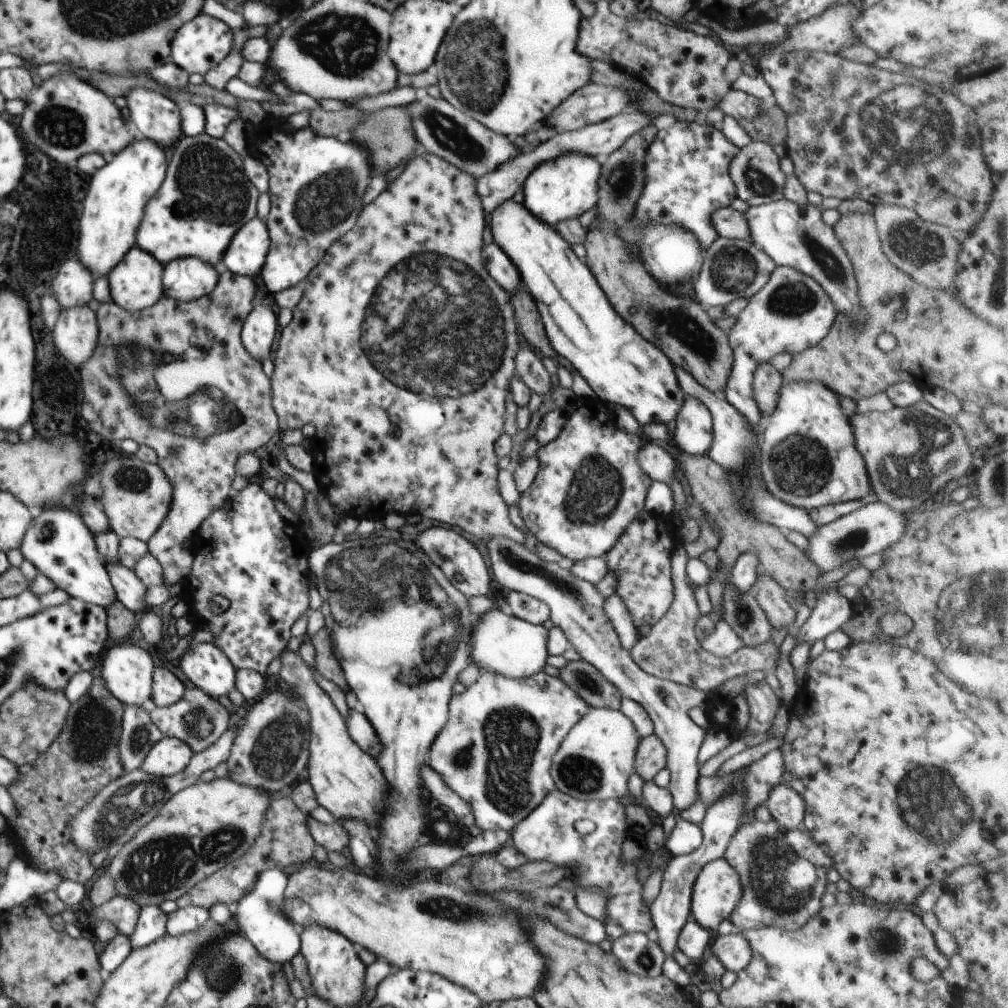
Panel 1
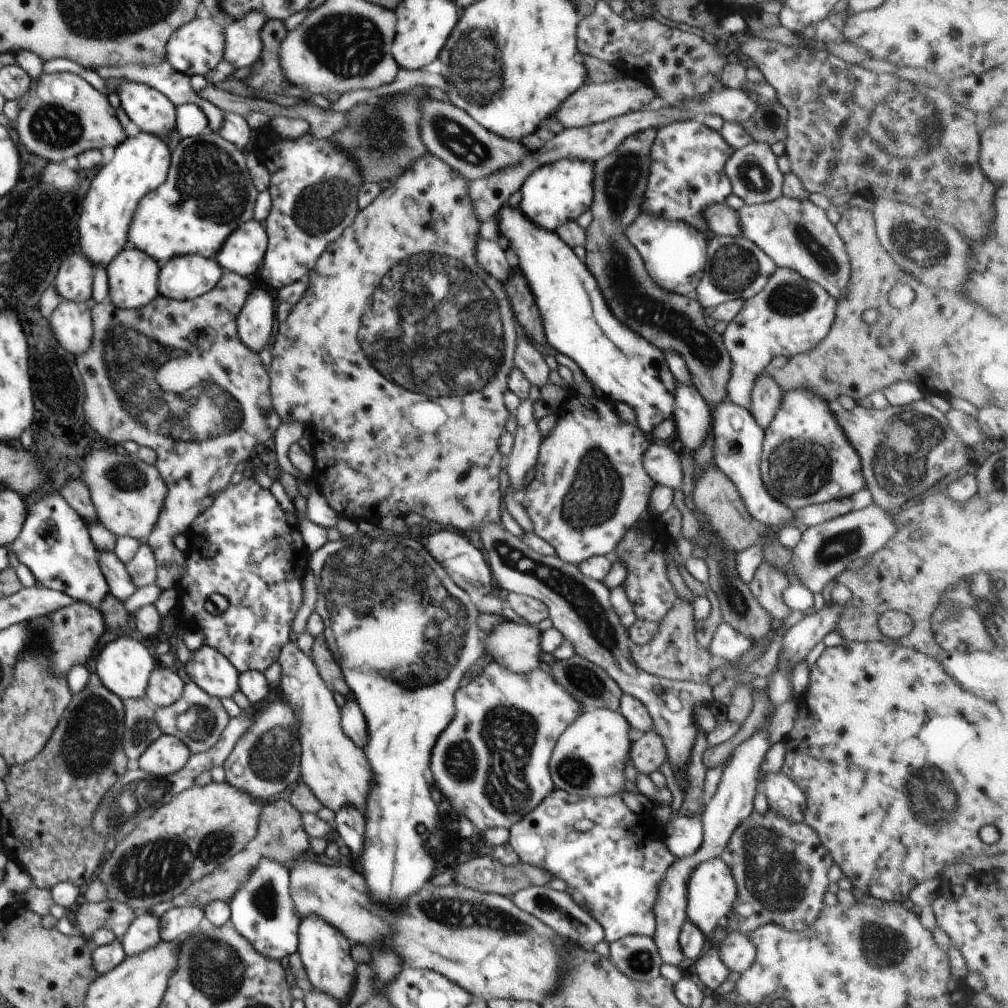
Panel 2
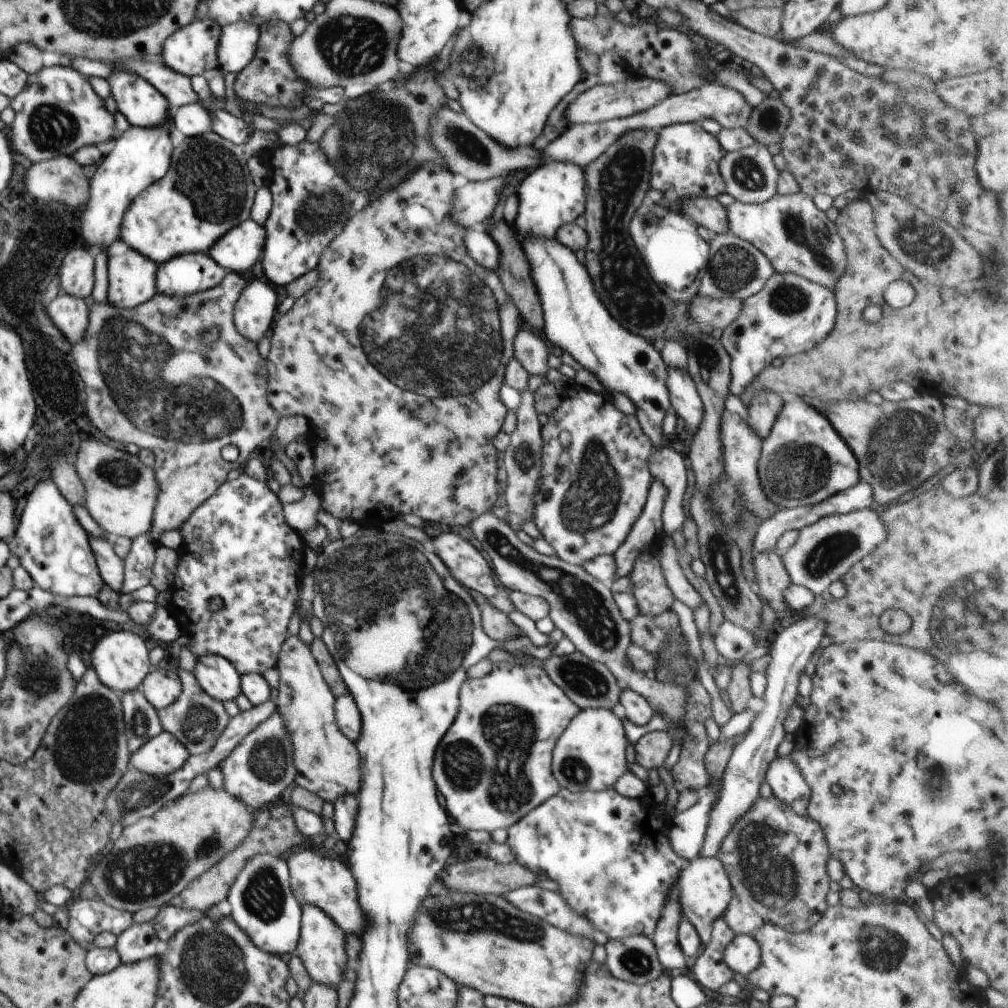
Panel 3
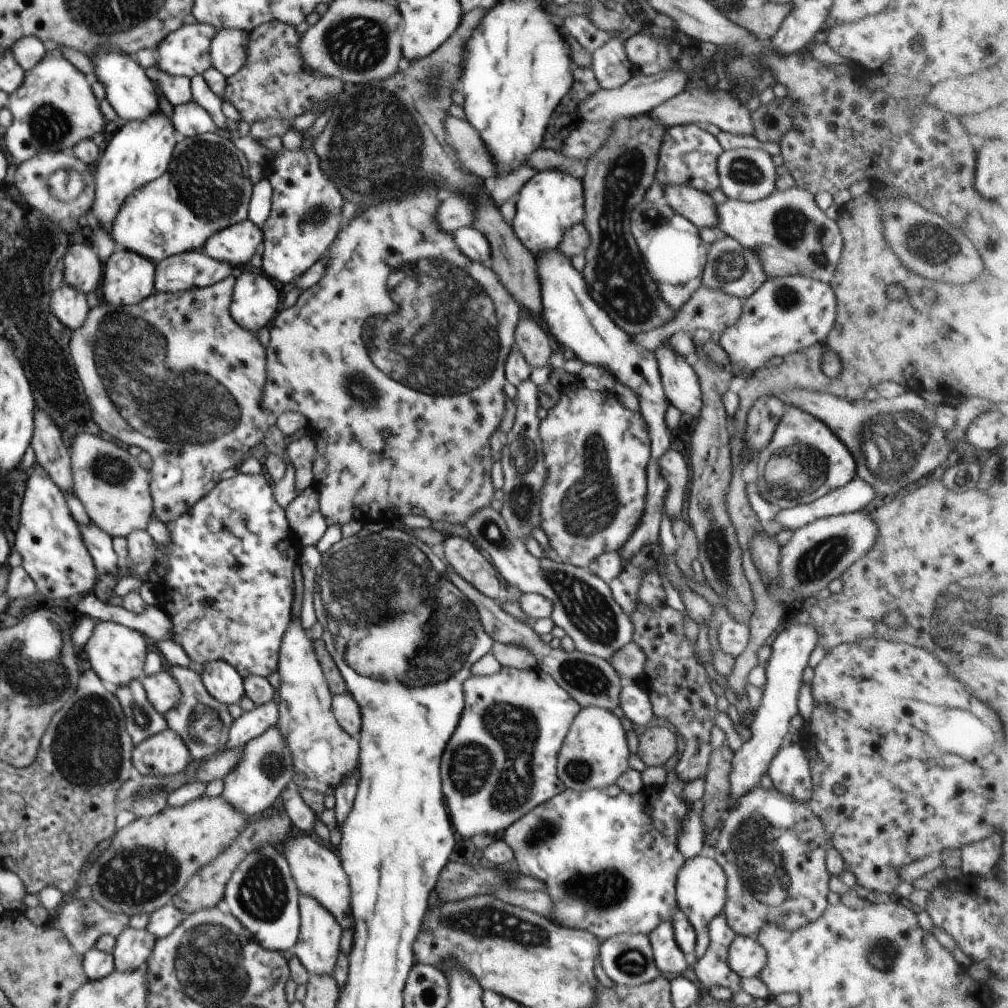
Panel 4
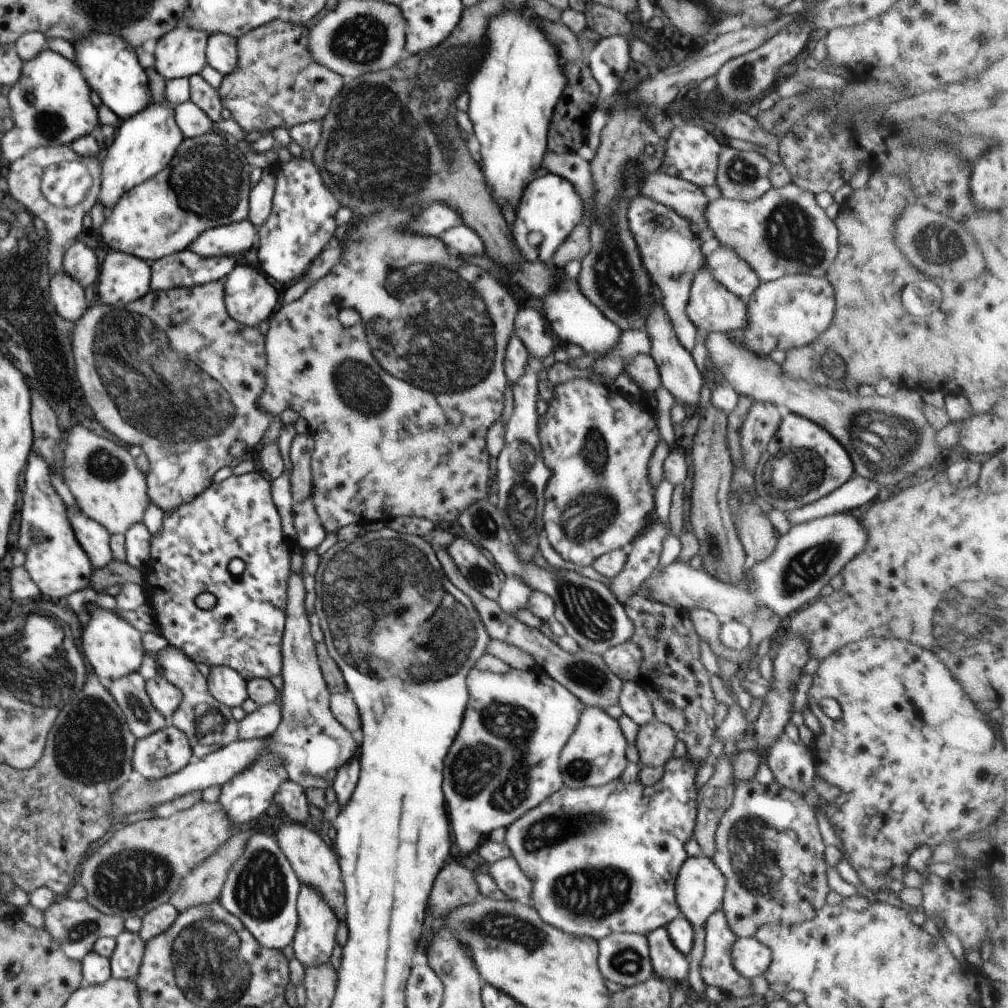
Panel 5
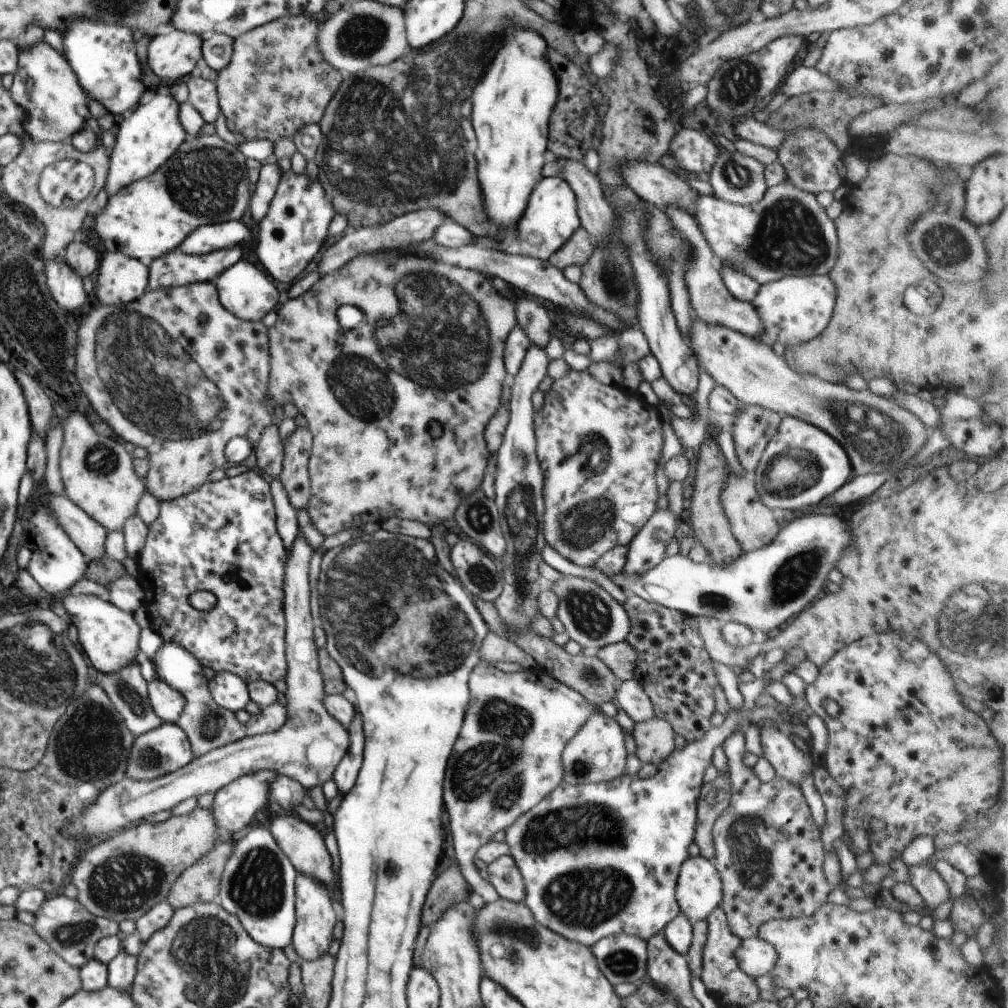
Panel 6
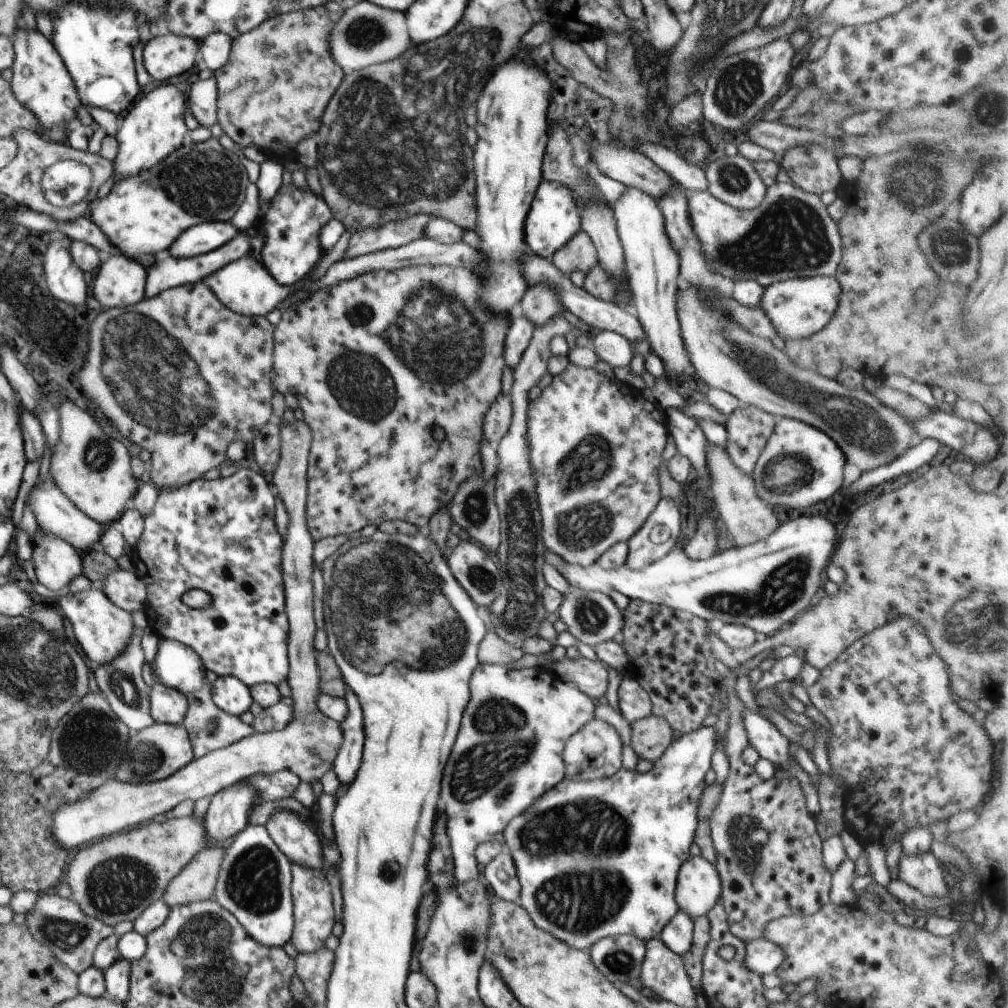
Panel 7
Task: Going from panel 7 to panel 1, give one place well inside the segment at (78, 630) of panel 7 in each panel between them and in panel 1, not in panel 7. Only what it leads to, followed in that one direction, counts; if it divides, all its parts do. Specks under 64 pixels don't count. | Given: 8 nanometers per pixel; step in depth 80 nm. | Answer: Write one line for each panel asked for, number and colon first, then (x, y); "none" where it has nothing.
1: (127, 670)
2: (124, 665)
3: (120, 659)
4: (116, 653)
5: (114, 648)
6: (109, 636)

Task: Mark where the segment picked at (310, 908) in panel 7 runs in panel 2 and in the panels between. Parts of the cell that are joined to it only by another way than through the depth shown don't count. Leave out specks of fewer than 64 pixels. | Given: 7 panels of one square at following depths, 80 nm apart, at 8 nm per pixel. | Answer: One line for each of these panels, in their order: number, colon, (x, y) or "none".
2: (325, 954)
3: (321, 942)
4: (318, 945)
5: (315, 938)
6: (315, 918)

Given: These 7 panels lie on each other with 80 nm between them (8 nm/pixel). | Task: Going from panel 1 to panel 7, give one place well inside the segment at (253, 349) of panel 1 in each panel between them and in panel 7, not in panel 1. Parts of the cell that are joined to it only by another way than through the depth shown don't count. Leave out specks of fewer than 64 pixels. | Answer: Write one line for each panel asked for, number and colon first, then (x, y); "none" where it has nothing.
2: (255, 321)
3: (254, 312)
4: (255, 298)
5: (250, 296)
6: (246, 292)
7: (244, 286)

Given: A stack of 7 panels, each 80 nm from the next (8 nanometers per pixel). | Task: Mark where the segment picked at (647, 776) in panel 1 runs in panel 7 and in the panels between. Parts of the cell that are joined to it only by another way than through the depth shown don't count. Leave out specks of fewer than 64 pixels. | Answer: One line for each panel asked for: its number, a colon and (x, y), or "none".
2: (649, 753)
3: (651, 750)
4: (657, 745)
5: (655, 742)
6: (654, 739)
7: (651, 736)

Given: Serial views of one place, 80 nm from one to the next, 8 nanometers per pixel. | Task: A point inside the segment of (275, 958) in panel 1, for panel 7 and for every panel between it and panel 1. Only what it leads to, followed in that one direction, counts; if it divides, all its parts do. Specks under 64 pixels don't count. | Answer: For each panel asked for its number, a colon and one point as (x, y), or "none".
2: (262, 910)
3: (262, 904)
4: (261, 894)
5: (261, 889)
6: (258, 883)
7: (254, 883)

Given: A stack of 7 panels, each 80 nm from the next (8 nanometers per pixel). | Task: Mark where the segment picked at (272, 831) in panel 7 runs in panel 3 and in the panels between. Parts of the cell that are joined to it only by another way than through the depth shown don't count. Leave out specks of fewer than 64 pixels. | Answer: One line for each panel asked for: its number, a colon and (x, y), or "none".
3: (315, 879)
4: (318, 872)
5: (316, 865)
6: (304, 846)

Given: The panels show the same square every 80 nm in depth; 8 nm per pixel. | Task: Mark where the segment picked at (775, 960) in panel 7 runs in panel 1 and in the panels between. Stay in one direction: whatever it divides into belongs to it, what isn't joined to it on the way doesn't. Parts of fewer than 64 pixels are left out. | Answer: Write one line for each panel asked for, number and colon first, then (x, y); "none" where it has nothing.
1: (733, 950)
2: (738, 953)
3: (742, 954)
4: (746, 956)
5: (750, 957)
6: (756, 957)

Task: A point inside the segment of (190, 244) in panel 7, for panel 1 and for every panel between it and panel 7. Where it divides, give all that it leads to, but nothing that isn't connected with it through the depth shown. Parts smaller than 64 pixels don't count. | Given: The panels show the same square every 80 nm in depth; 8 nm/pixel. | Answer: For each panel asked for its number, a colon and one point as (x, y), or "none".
1: (247, 252)
2: (242, 252)
3: (238, 250)
4: (236, 244)
5: (229, 240)
6: (206, 239)

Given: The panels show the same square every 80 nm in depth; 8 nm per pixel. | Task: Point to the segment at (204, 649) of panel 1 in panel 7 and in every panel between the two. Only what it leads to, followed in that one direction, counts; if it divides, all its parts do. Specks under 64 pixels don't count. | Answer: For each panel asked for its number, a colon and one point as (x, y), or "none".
2: (213, 673)
3: (217, 676)
4: (221, 680)
5: (227, 686)
6: (228, 690)
7: (229, 693)

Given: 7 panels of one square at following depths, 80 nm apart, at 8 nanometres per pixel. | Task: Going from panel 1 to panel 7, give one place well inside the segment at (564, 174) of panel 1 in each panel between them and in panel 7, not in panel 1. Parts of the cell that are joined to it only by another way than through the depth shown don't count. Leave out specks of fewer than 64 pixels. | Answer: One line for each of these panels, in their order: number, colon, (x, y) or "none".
2: (556, 193)
3: (552, 195)
4: (552, 201)
5: (550, 207)
6: (550, 218)
7: (554, 217)

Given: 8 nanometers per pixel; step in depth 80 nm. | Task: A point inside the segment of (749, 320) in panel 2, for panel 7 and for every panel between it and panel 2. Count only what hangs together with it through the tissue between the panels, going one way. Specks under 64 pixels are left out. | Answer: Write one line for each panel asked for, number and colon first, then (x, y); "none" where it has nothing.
3: (791, 315)
4: (787, 314)
5: (792, 311)
6: (795, 309)
7: (798, 308)

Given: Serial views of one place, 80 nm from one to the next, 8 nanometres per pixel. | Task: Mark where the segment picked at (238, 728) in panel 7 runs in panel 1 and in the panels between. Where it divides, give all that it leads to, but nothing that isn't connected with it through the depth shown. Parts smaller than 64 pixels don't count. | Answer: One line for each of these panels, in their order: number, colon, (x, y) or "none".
1: (198, 720)
2: (197, 719)
3: (196, 720)
4: (202, 722)
5: (209, 725)
6: (208, 726)

